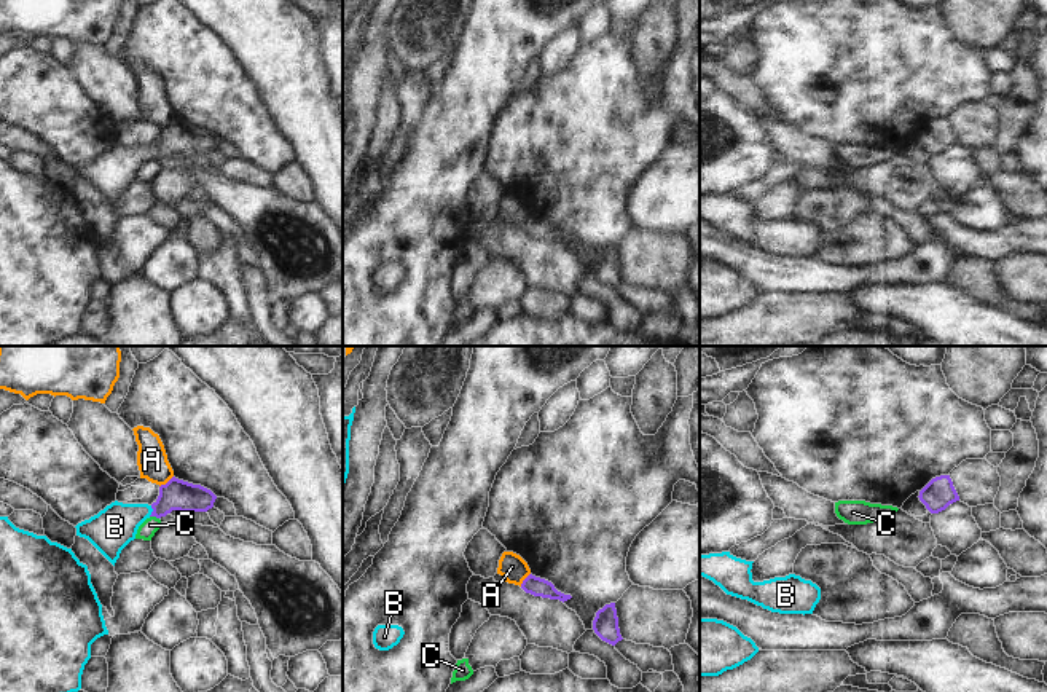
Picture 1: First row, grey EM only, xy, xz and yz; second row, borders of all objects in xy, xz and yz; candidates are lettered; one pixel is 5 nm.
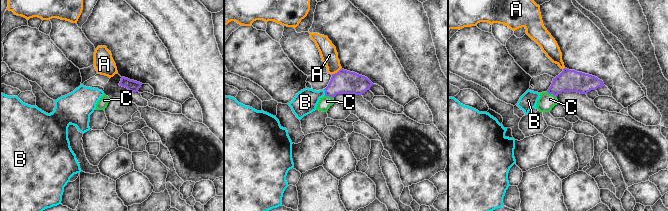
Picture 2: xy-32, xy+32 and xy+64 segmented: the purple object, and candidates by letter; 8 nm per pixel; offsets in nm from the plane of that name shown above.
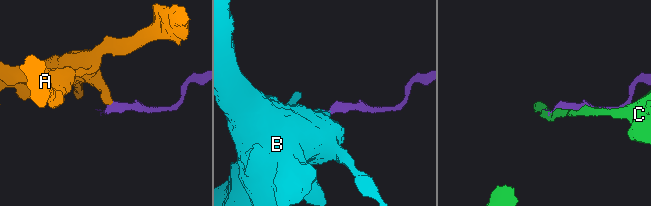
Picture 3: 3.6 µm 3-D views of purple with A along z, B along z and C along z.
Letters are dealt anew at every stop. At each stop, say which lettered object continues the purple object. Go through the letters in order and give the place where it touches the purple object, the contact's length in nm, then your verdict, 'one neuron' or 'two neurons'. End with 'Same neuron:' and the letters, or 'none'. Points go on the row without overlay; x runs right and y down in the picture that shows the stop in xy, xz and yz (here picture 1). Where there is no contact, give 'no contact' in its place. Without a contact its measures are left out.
A: contact xy (168, 125); length 90 nm; two neurons
B: contact xy (153, 153); length 60 nm; one neuron
C: contact xy (155, 158); length 50 nm; two neurons
Same neuron: B

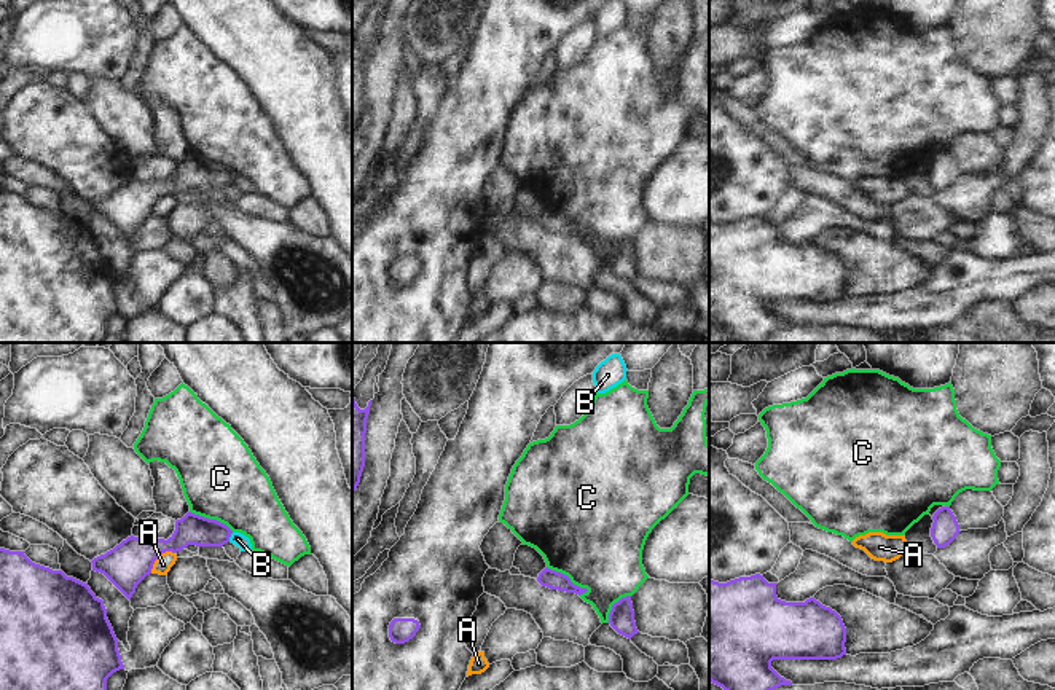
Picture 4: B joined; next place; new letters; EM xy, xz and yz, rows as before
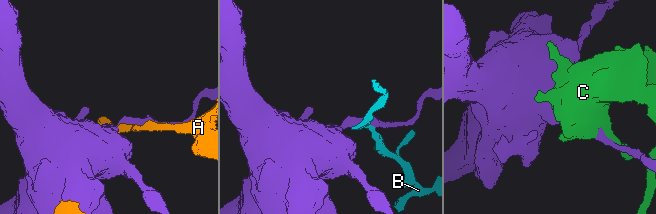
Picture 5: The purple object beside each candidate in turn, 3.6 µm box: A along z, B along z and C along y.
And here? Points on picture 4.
A: contact xy (158, 199); length 170 nm; two neurons
B: contact xy (230, 179); length 50 nm; two neurons
C: contact xz (568, 220); length 240 nm; two neurons
Same neuron: none

